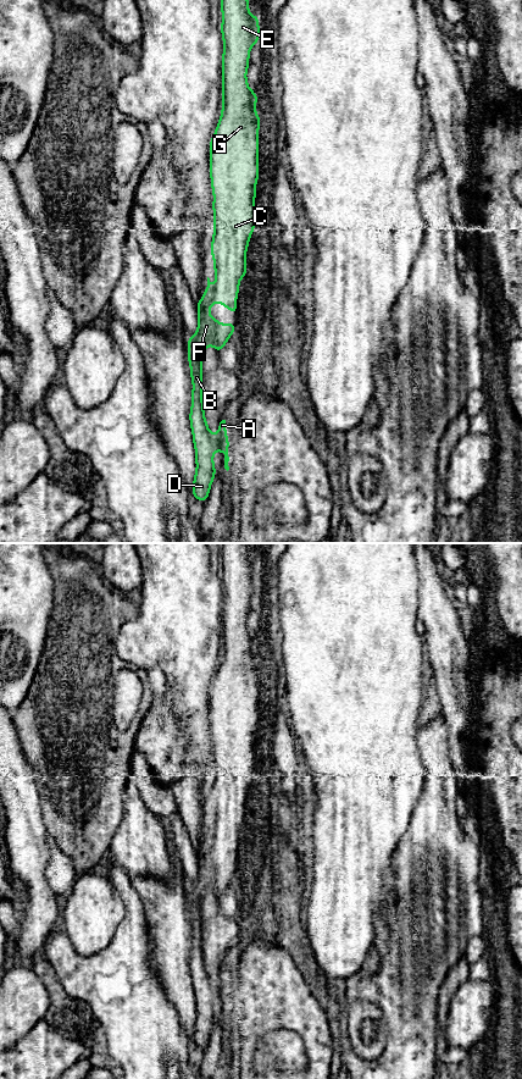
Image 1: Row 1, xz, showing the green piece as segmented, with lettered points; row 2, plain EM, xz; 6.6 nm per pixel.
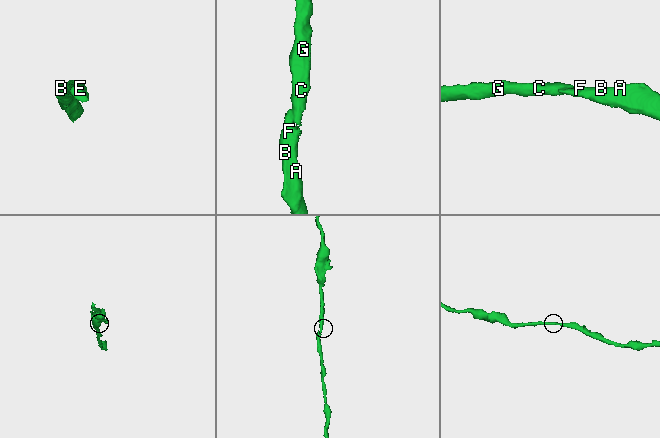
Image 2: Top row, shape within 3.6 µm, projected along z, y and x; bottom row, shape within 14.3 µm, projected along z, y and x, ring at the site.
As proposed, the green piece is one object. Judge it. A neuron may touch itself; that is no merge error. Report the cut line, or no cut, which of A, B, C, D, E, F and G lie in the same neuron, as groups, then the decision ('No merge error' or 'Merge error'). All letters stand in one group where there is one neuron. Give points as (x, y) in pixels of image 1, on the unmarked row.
No split. Groups: A B C D E F G. No merge error

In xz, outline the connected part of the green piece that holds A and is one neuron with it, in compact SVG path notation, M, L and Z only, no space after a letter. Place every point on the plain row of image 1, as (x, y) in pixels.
M222 543L220 553L222 555L222 659L215 681L210 690L210 723L213 740L213 784L210 795L213 804L213 817L216 818L216 831L207 824L207 834L198 852L198 878L188 885L188 907L193 929L191 956L189 961L190 975L193 978L193 990L195 994L196 1018L194 1022L193 1042L205 1048L209 1044L211 1030L215 1025L213 1000L224 1000L224 1016L228 1018L228 994L229 989L226 978L226 967L218 972L218 980L212 981L205 967L202 951L202 901L207 892L216 895L220 901L228 885L235 879L232 869L223 872L215 867L209 857L217 848L237 861L237 845L239 829L246 821L245 802L254 774L259 770L255 762L256 729L259 725L259 673L261 665L257 663L255 653L257 641L254 640L246 627L246 618L250 613L249 602L251 593L260 587L259 564L249 560L250 547L245 543Z

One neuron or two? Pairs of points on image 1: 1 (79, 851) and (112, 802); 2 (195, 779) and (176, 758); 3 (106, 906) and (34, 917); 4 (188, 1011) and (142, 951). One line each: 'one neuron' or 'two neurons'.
1: one neuron
2: two neurons
3: two neurons
4: two neurons

